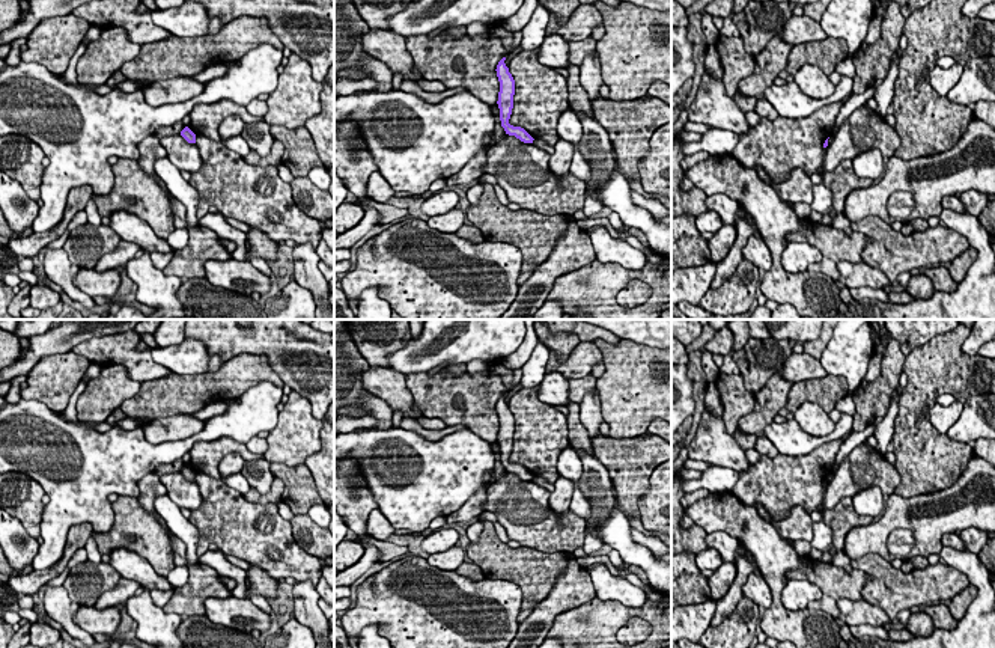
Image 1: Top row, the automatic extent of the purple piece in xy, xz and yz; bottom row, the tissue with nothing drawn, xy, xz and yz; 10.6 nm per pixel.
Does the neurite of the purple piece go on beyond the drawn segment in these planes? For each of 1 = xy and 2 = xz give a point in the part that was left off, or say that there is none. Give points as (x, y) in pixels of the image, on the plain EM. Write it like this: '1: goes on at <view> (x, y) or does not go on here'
1: does not go on here
2: does not go on here

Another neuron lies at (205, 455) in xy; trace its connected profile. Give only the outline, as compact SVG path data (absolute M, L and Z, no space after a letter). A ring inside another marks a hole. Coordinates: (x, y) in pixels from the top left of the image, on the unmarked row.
M221 437L214 442L196 442L190 451L191 460L188 466L196 473L208 475L214 479L221 479L218 466L227 454L239 454L245 461L262 460L263 455L251 454L245 443L230 437Z

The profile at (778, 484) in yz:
M834 440L814 449L808 455L790 457L778 454L774 458L760 455L756 464L748 466L745 472L739 472L739 479L733 487L733 494L748 506L760 503L774 520L783 520L789 511L801 505L810 515L822 511L823 481L832 472L837 452L844 440Z

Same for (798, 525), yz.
M760 503L754 505L754 508L763 520L769 521L777 529L781 538L787 541L813 541L811 515L801 505L793 506L783 520L774 520Z

